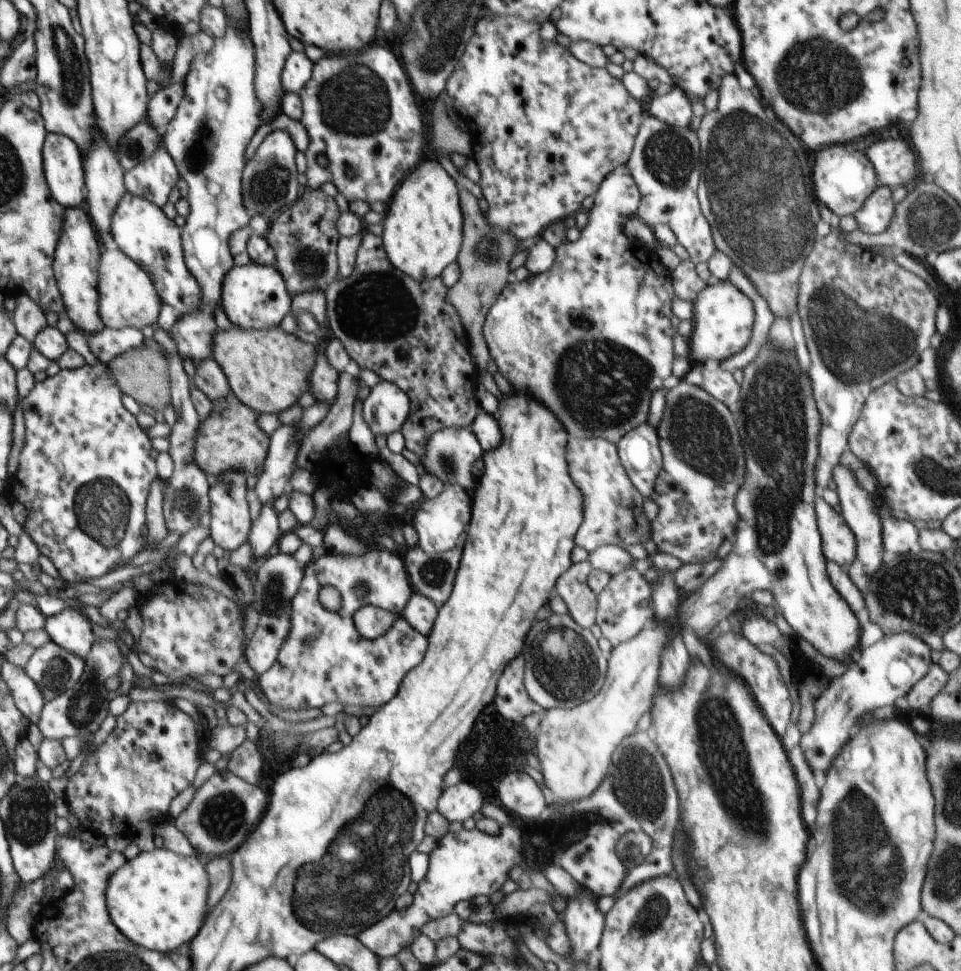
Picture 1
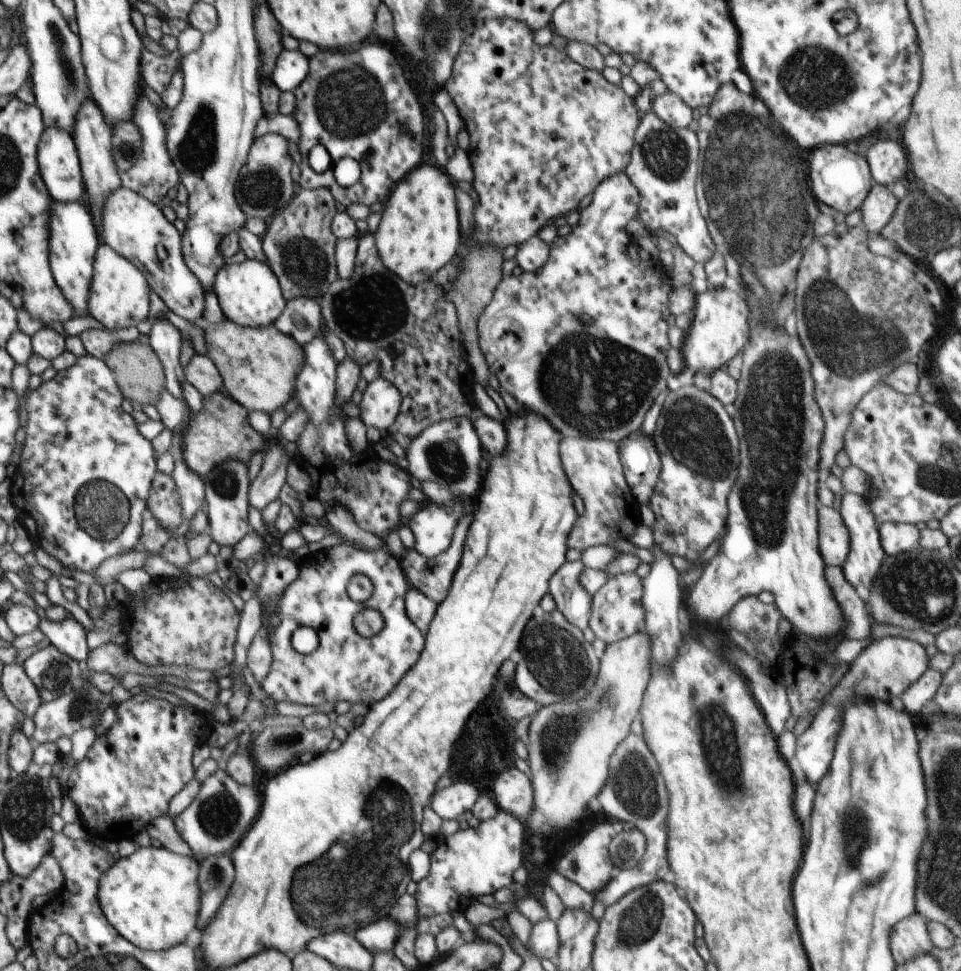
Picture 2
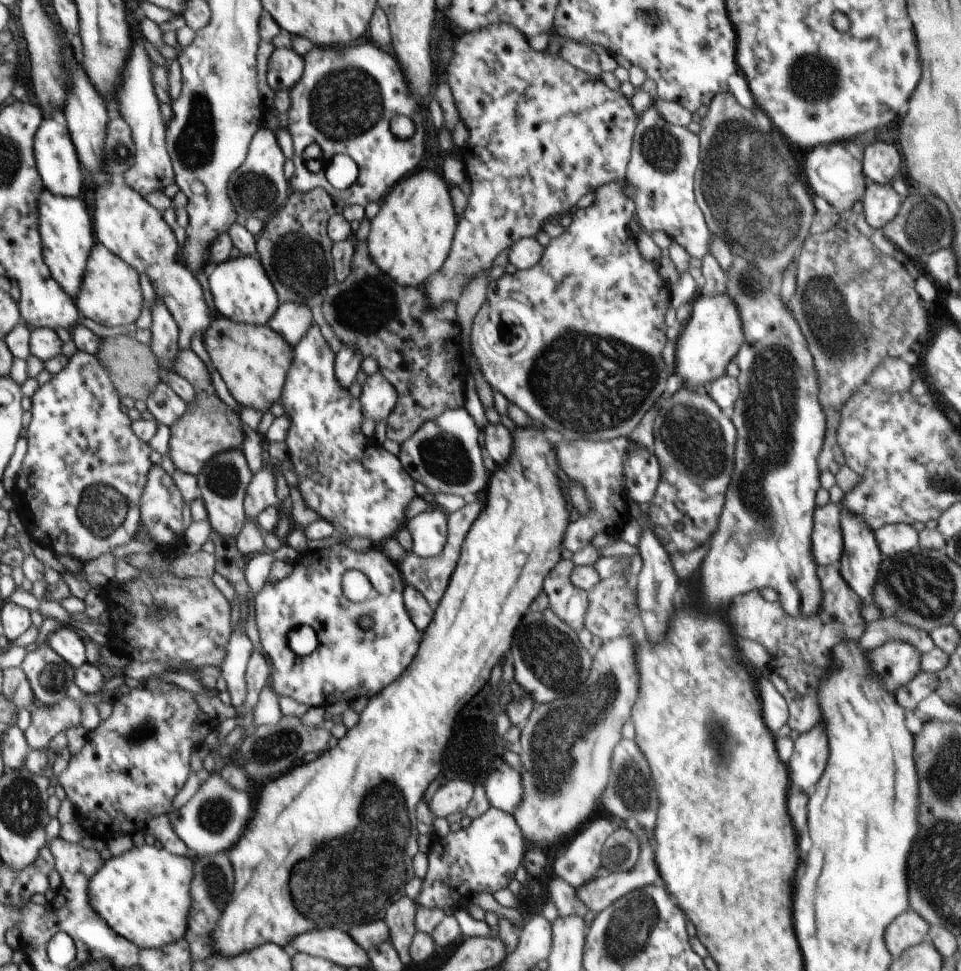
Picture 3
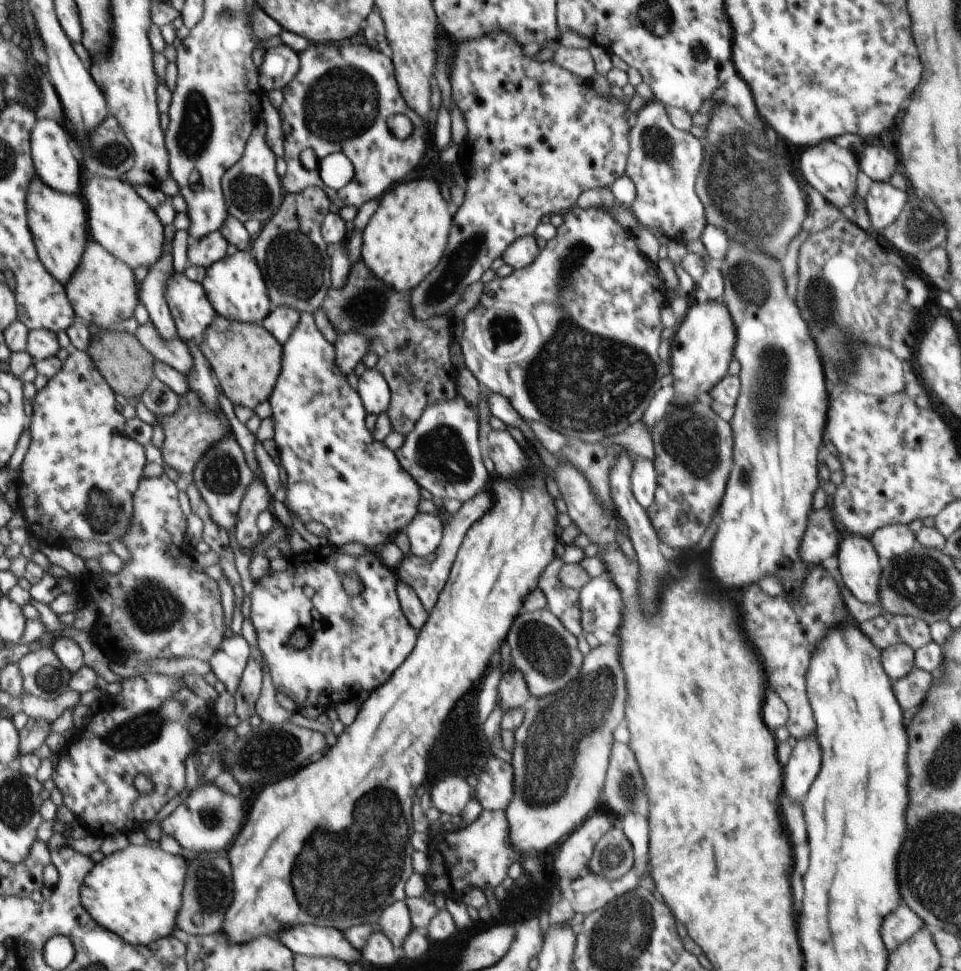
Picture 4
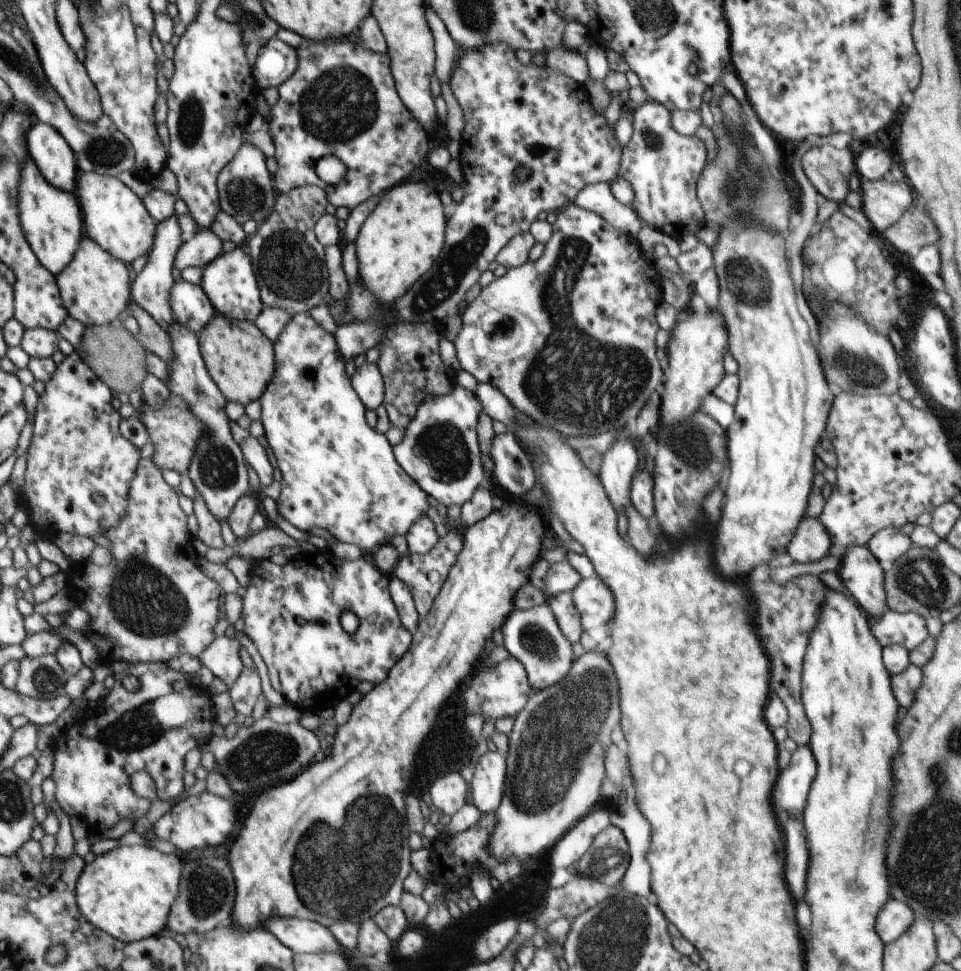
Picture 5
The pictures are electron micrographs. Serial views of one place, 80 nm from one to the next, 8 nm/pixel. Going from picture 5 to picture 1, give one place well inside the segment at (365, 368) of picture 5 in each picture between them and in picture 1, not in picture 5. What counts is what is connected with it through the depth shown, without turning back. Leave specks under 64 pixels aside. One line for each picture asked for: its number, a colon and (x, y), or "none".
1: (387, 407)
2: (381, 402)
3: (378, 397)
4: (374, 391)

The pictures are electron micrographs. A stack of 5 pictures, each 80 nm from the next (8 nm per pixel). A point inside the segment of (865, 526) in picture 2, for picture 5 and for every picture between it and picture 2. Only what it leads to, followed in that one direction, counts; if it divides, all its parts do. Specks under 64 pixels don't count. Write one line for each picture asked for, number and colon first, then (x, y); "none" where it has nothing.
3: (861, 561)
4: (859, 564)
5: (861, 573)

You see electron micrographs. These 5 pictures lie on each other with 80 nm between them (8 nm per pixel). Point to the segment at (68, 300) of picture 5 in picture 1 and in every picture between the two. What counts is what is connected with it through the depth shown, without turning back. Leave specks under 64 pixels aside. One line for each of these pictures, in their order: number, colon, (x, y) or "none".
1: (127, 297)
2: (120, 298)
3: (111, 295)
4: (104, 290)

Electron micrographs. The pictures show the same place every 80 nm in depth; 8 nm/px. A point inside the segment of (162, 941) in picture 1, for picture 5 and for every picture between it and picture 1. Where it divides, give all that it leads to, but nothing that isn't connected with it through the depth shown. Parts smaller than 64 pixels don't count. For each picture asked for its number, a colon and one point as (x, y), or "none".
2: (152, 898)
3: (144, 894)
4: (136, 892)
5: (128, 892)

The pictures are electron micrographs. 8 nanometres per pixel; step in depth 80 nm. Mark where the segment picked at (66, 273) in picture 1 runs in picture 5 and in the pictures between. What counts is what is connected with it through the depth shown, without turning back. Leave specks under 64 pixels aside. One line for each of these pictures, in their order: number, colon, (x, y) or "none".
2: (72, 247)
3: (66, 227)
4: (58, 220)
5: (51, 220)

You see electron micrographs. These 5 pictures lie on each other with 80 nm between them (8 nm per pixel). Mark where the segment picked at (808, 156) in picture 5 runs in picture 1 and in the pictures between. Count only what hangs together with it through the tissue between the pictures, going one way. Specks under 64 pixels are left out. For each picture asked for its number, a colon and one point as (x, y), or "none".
1: (843, 180)
2: (841, 179)
3: (833, 173)
4: (833, 170)

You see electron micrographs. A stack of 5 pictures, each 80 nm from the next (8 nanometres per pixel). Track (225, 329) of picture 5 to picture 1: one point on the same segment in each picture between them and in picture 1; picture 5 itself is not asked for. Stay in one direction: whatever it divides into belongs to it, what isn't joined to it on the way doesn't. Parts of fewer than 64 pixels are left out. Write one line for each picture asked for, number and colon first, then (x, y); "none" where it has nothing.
1: (267, 370)
2: (259, 366)
3: (253, 361)
4: (246, 358)

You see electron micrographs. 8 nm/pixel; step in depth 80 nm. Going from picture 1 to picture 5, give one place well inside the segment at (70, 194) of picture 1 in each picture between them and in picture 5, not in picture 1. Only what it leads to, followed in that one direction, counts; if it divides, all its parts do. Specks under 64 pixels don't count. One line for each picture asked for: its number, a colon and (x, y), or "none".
2: (60, 169)
3: (58, 165)
4: (55, 164)
5: (47, 147)

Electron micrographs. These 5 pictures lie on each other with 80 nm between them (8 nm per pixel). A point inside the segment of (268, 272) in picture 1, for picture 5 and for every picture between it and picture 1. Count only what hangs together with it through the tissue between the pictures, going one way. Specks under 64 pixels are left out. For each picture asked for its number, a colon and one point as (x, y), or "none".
2: (249, 293)
3: (242, 290)
4: (234, 285)
5: (229, 281)

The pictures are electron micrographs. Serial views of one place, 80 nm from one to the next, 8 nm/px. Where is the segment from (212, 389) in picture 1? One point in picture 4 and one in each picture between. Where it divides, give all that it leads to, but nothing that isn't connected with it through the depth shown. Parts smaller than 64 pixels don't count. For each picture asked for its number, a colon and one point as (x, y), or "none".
2: (201, 372)
3: (188, 365)
4: (175, 353)

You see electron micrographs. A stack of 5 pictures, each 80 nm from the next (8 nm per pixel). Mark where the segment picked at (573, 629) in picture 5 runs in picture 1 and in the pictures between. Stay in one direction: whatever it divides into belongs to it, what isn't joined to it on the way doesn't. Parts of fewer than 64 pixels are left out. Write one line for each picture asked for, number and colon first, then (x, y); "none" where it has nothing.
1: (572, 587)
2: (573, 600)
3: (569, 603)
4: (563, 602)

